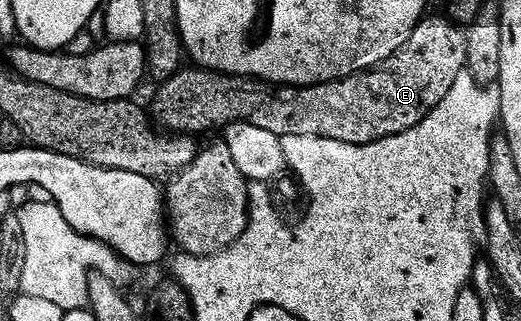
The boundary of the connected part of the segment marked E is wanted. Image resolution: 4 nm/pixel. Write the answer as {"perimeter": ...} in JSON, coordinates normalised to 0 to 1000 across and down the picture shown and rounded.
{"perimeter":[[[818,50],[808,59],[797,100],[789,100],[781,137],[774,137],[766,162],[758,162],[714,218],[693,218],[664,243],[649,243],[643,255],[610,255],[607,268],[534,268],[476,237],[420,231],[384,212],[349,212],[303,265],[309,271],[294,305],[290,368],[303,396],[357,424],[388,424],[386,417],[413,402],[415,393],[430,399],[464,380],[489,386],[489,399],[512,399],[512,411],[528,411],[528,424],[537,430],[605,424],[695,455],[772,417],[804,389],[843,327],[850,299],[866,287],[866,262],[873,262],[873,249],[881,249],[881,237],[894,227],[894,199],[893,93],[862,65],[860,53]]]}

